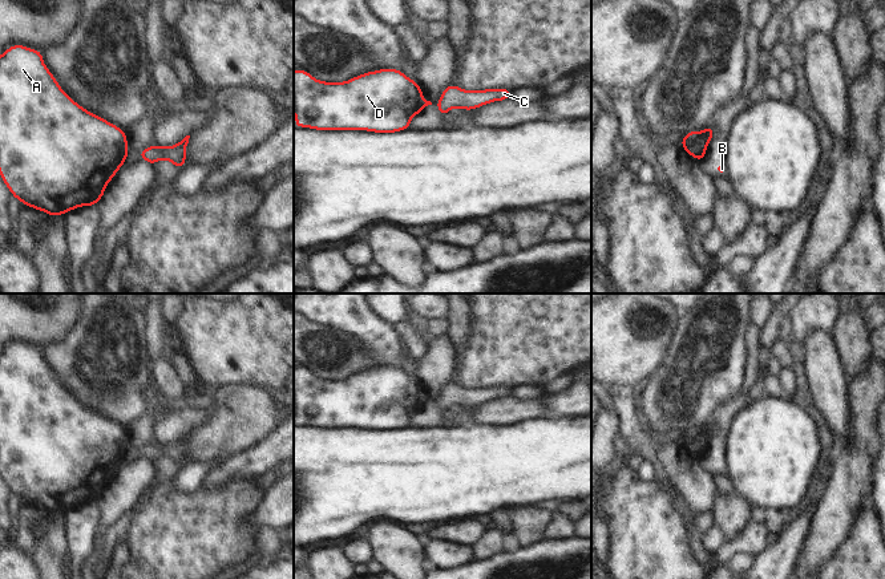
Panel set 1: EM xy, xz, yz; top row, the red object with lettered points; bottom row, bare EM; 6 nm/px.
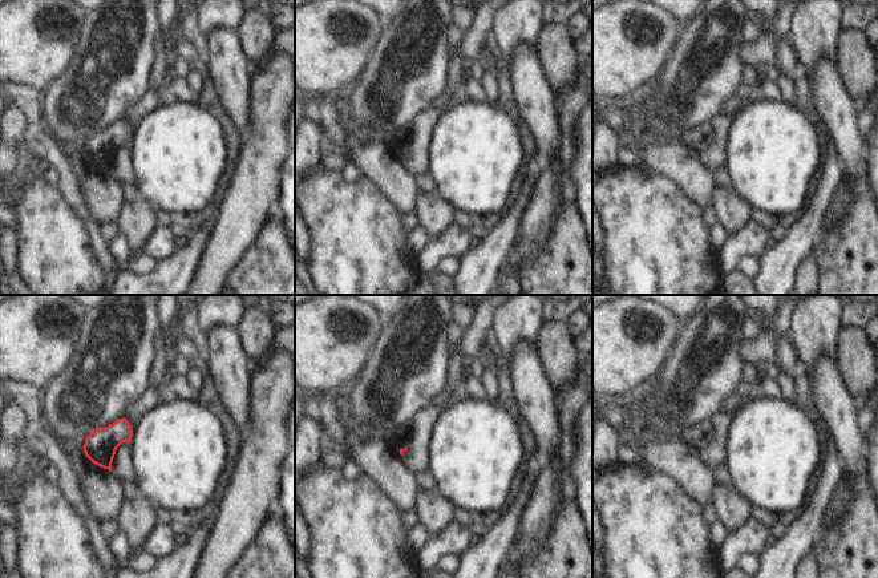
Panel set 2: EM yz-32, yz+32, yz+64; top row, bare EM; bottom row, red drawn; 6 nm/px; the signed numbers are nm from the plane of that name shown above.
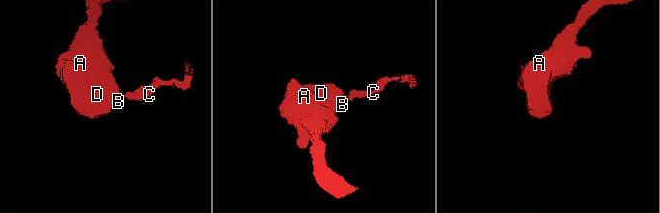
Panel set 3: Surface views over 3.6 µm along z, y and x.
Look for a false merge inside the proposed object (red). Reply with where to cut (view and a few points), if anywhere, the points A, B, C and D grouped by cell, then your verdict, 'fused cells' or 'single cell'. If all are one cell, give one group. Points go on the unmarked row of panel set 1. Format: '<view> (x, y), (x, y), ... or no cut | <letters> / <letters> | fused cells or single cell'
xy (125, 445), (121, 461) | A D / B C | fused cells

